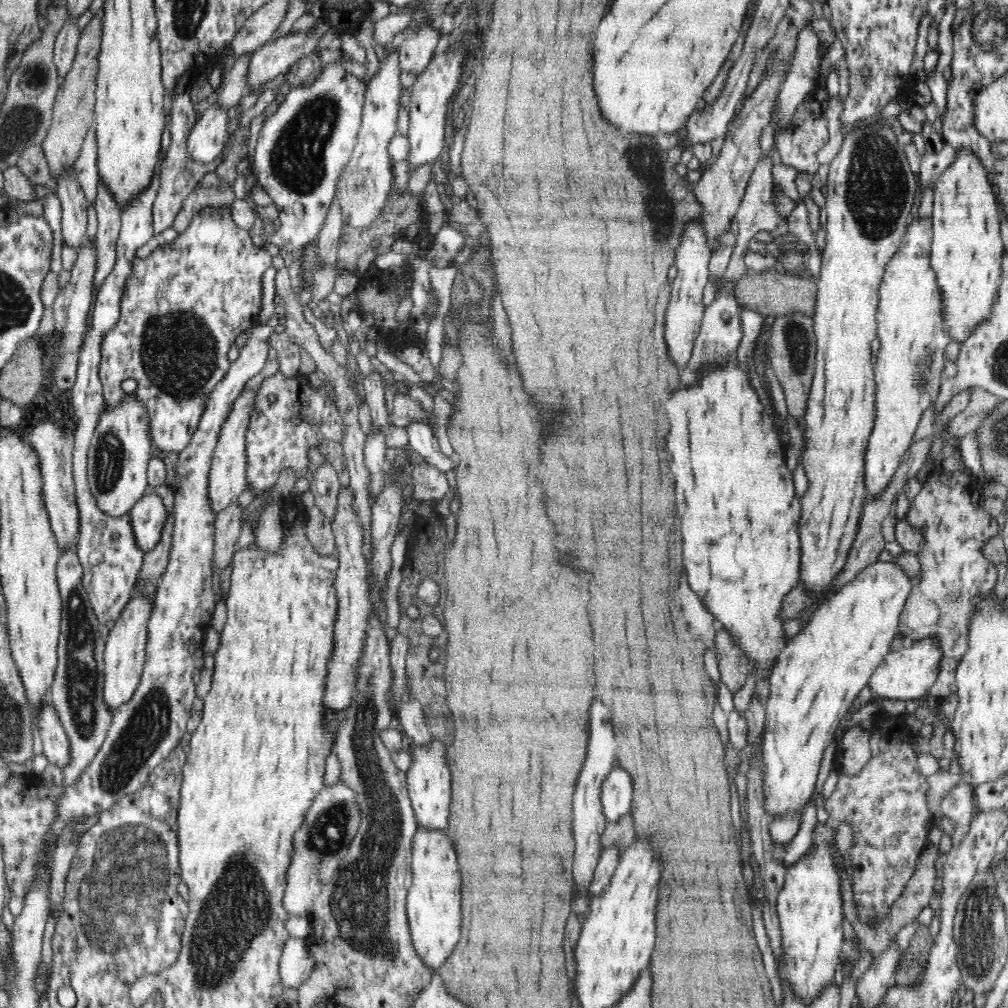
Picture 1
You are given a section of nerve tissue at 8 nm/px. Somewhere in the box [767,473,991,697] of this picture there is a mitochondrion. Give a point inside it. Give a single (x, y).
(952, 597)

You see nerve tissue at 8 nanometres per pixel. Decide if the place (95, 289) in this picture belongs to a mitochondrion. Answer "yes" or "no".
no

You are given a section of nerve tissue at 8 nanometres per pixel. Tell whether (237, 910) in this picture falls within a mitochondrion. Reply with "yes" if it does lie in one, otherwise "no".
yes

